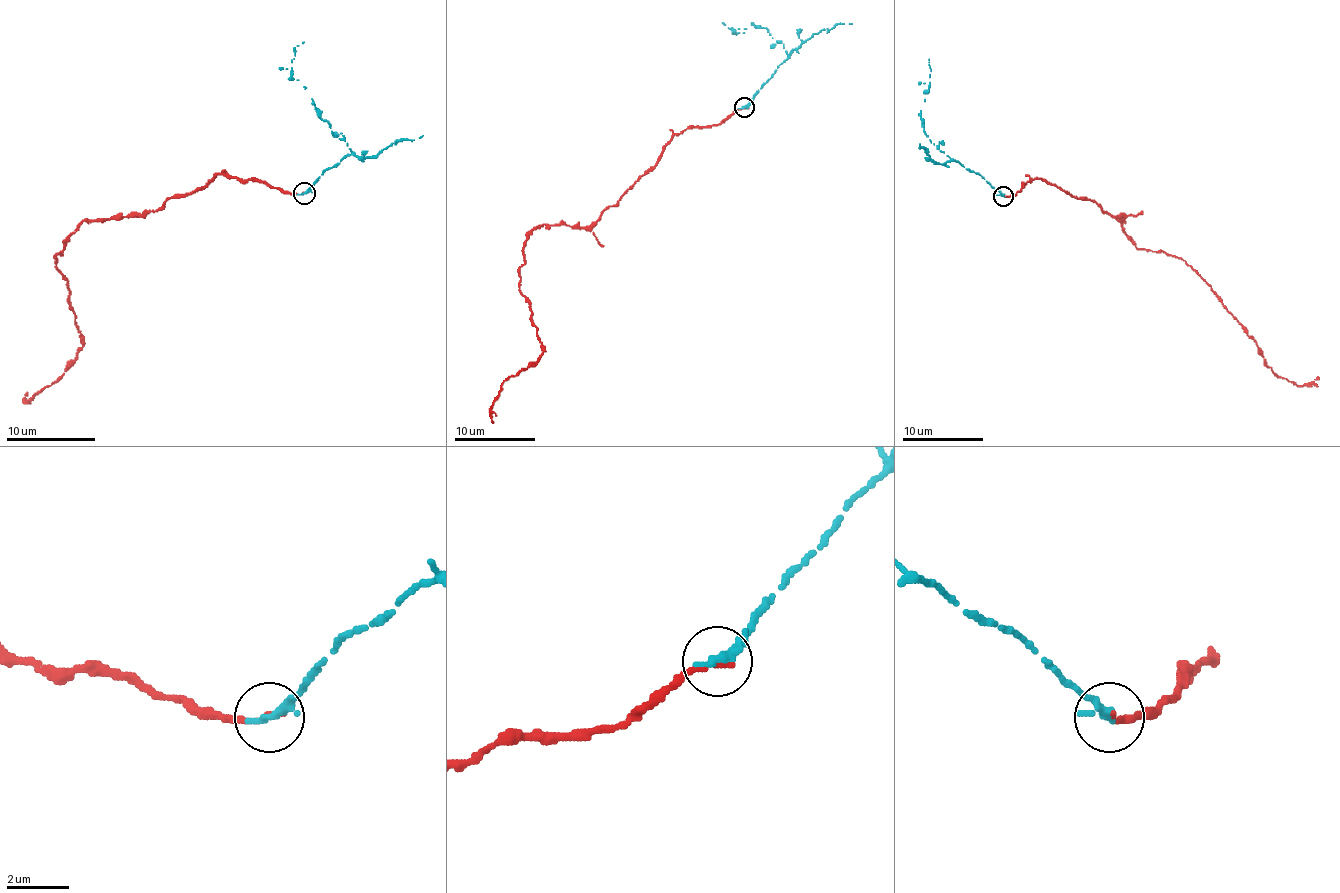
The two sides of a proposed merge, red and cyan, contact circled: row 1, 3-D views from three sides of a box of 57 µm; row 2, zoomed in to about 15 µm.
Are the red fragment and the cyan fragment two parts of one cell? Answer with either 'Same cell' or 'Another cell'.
Same cell

